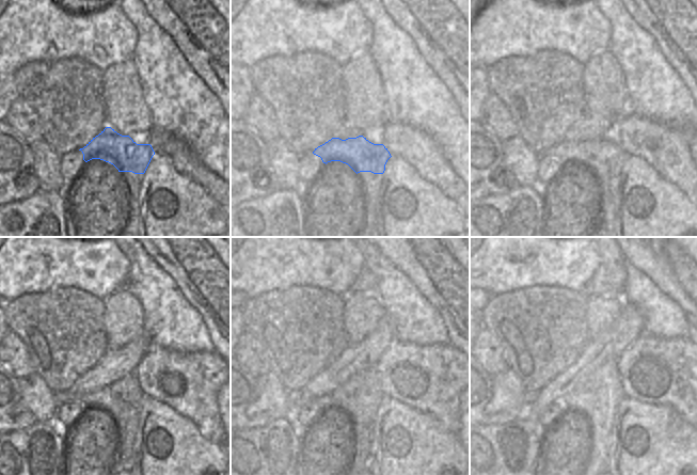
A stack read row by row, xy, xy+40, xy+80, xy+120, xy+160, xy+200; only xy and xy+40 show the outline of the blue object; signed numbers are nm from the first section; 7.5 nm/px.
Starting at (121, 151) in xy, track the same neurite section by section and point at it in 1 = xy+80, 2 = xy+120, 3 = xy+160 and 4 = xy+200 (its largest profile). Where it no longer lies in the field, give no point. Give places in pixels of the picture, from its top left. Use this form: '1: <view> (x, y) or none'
1: xy+80 (604, 156)
2: xy+120 (103, 397)
3: xy+160 (294, 396)
4: xy+200 (529, 395)

